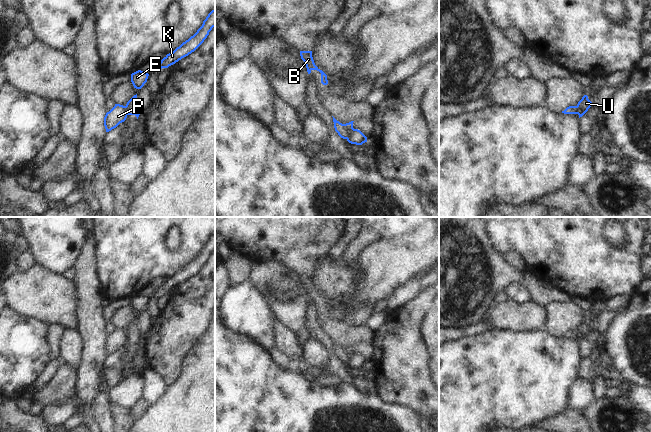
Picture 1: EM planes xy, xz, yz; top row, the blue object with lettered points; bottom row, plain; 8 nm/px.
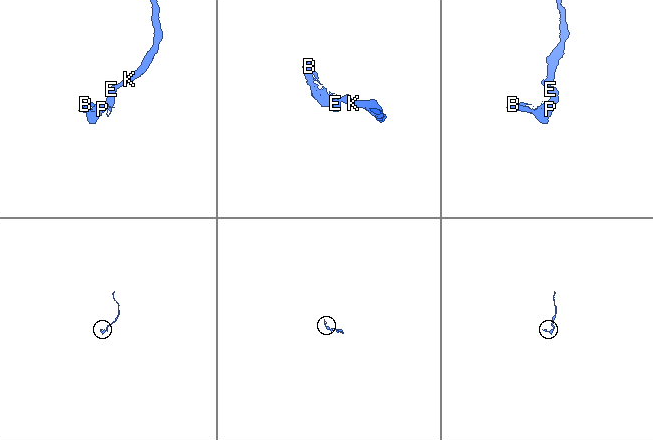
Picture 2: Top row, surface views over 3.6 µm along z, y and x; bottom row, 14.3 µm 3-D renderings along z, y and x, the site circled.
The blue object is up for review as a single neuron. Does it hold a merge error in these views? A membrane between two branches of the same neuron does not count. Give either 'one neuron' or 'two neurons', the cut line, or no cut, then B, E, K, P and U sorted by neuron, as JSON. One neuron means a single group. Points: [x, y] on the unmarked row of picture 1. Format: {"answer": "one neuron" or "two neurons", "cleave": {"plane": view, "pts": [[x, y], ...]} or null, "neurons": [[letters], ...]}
{"answer": "two neurons", "cleave": {"plane": "xz", "pts": [[353, 352], [346, 362]]}, "neurons": [["B", "P"], ["E", "K", "U"]]}

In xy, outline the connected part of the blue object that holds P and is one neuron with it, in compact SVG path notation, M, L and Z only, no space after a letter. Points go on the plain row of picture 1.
M115 328L115 330L106 337L104 341L104 350L106 356L116 352L120 347L124 346L127 342L127 331Z

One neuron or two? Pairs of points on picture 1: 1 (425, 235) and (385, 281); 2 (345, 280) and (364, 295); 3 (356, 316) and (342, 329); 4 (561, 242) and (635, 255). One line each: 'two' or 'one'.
1: one
2: two
3: two
4: one

